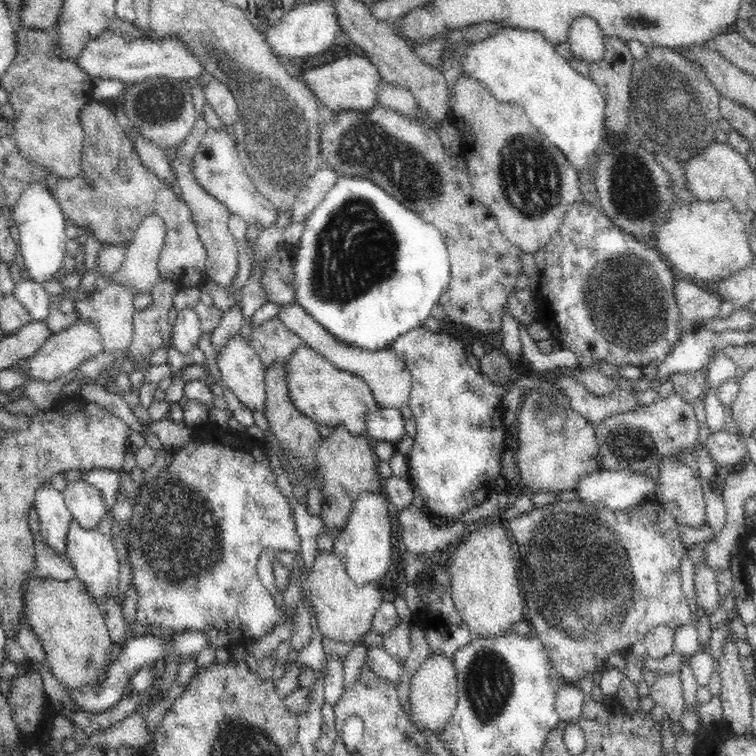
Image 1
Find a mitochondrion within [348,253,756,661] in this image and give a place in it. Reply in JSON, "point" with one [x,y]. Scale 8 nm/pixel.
{"point":[565,540]}

